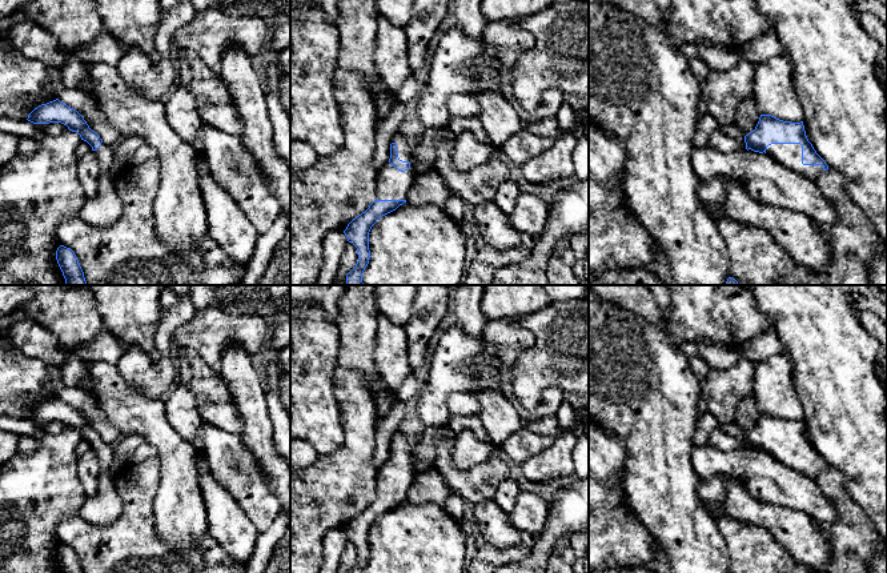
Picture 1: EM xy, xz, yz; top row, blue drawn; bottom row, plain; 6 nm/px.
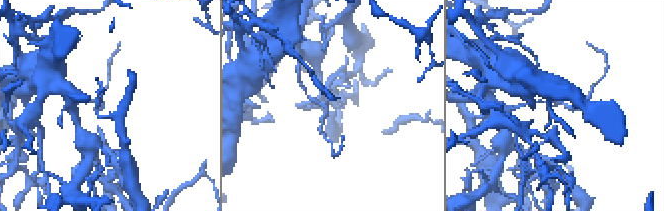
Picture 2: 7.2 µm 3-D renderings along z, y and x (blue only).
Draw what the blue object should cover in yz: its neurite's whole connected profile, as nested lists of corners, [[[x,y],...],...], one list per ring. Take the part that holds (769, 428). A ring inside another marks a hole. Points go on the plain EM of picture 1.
[[[760,413],[755,428],[744,434],[744,441],[747,449],[764,450],[811,480],[828,468],[808,440],[803,420],[791,421],[771,413]]]

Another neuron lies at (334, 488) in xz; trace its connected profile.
[[[348,285],[338,301],[338,362],[333,374],[334,393],[344,428],[342,444],[329,454],[318,454],[306,468],[290,473],[290,573],[320,573],[324,537],[348,522],[376,498],[377,398],[373,384],[382,382],[374,361],[377,317],[376,285]]]

